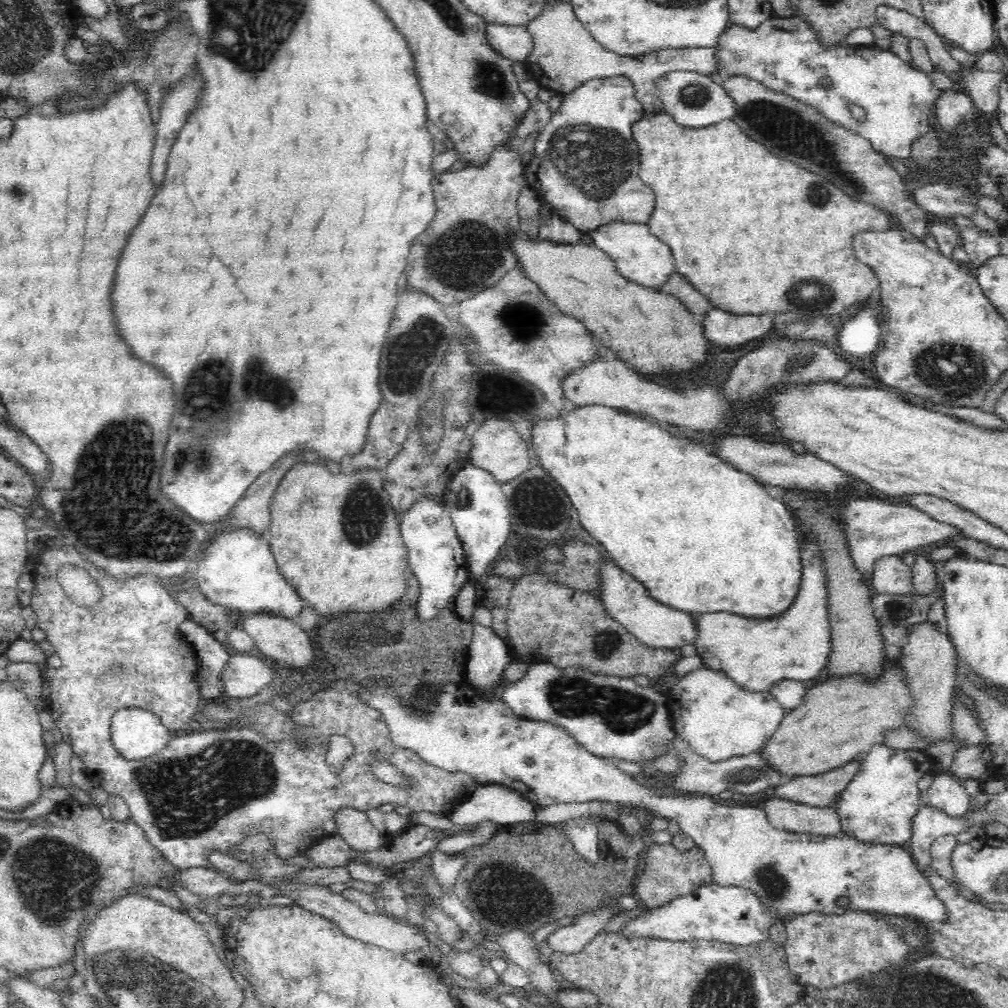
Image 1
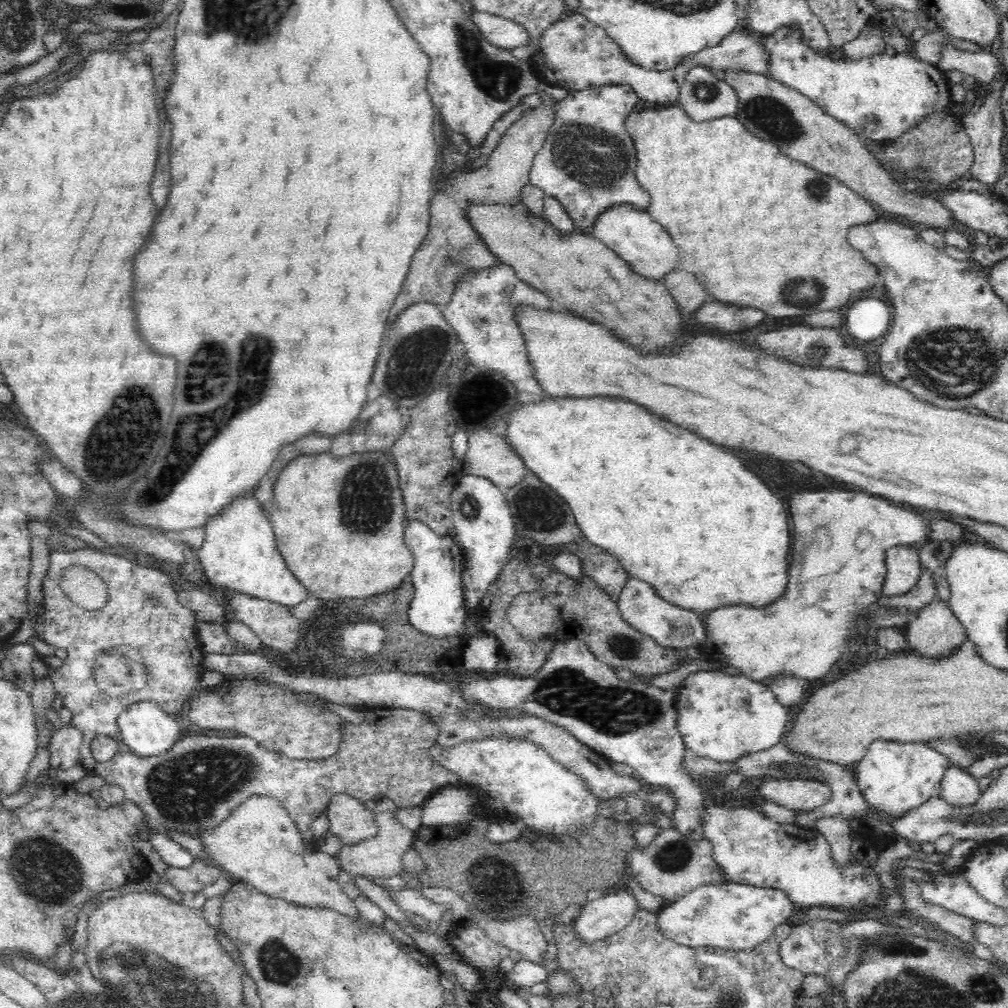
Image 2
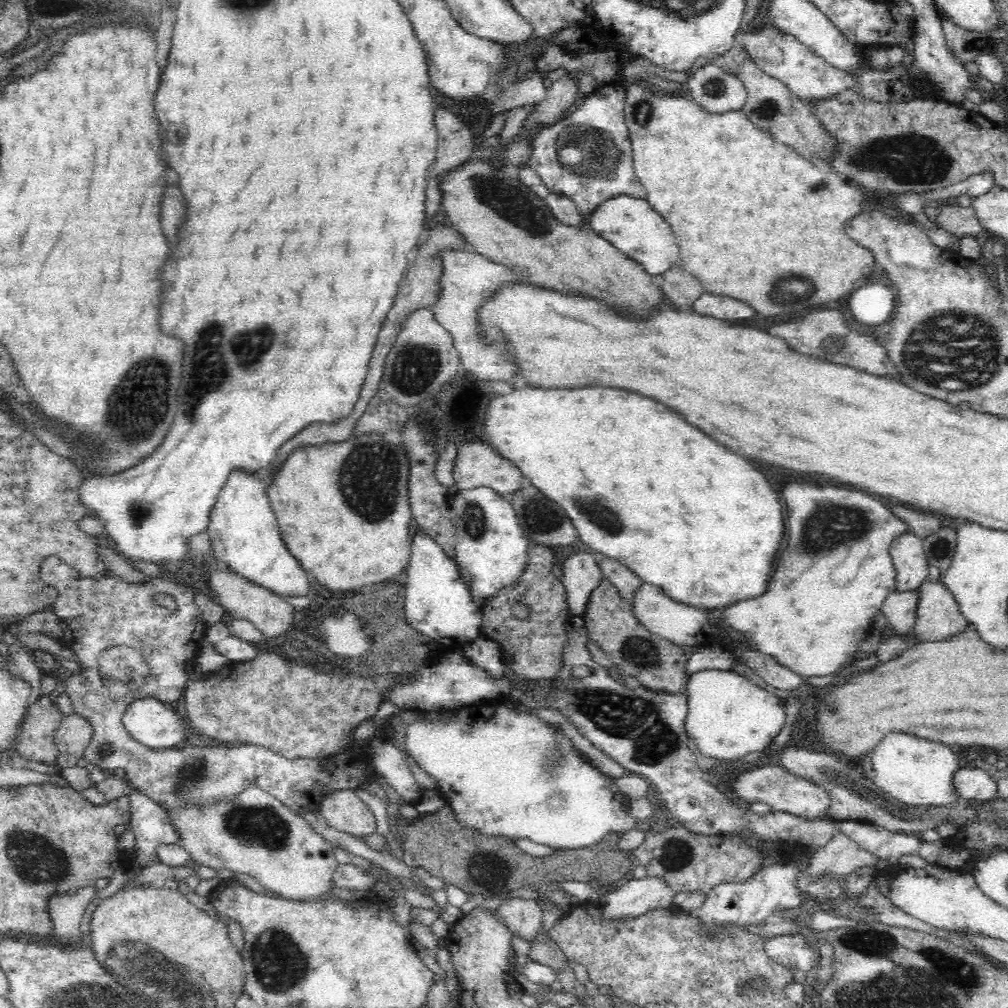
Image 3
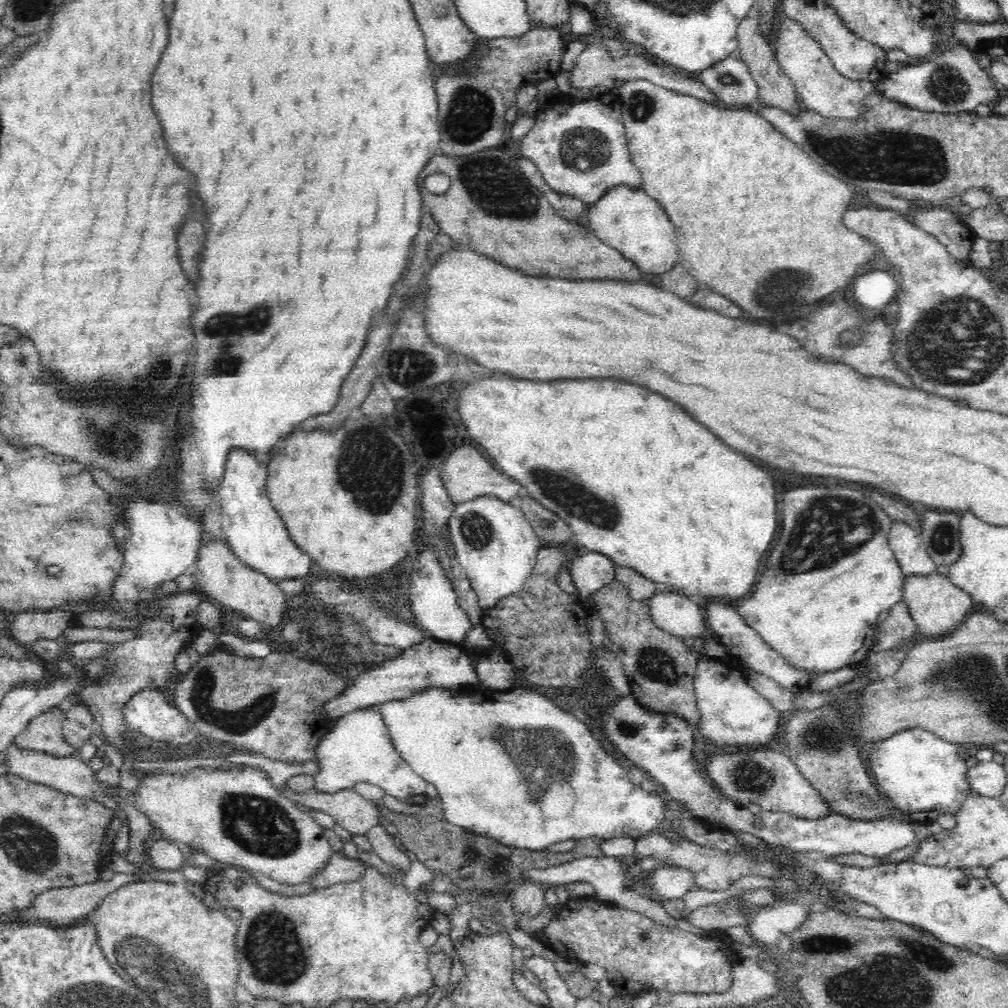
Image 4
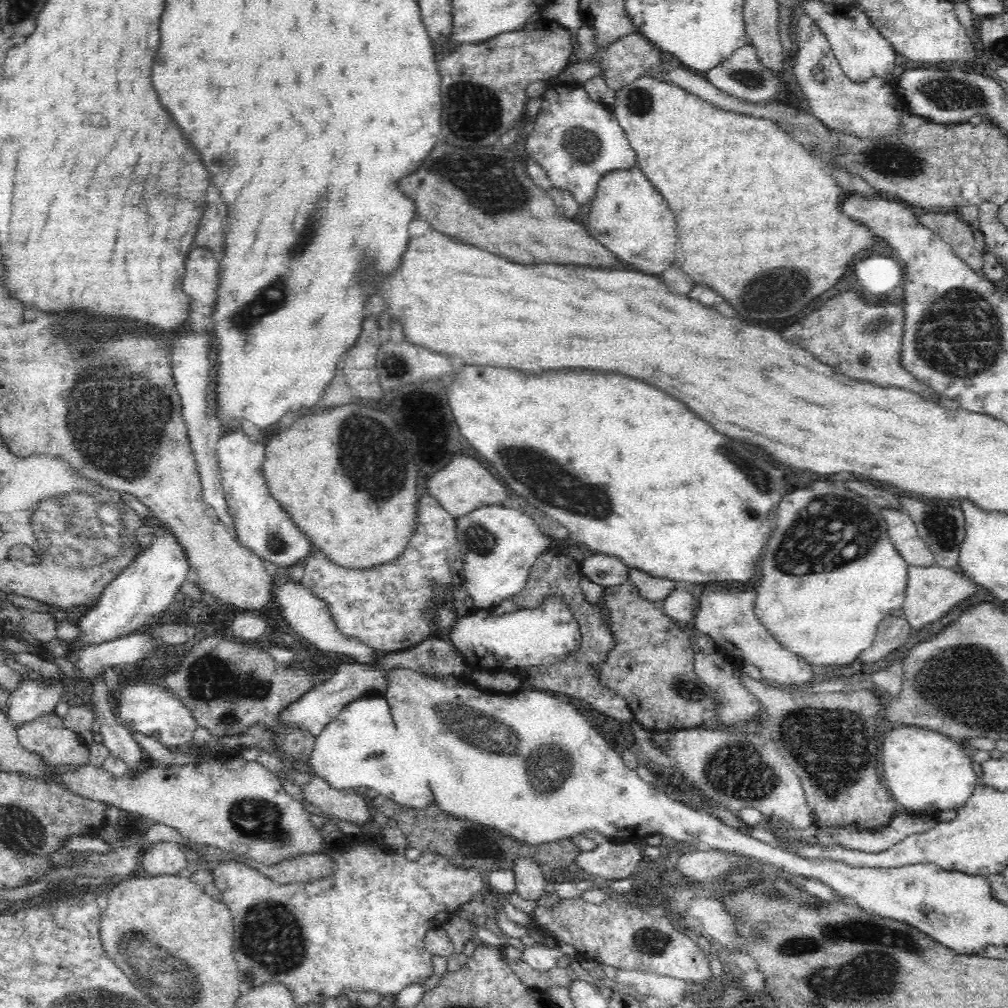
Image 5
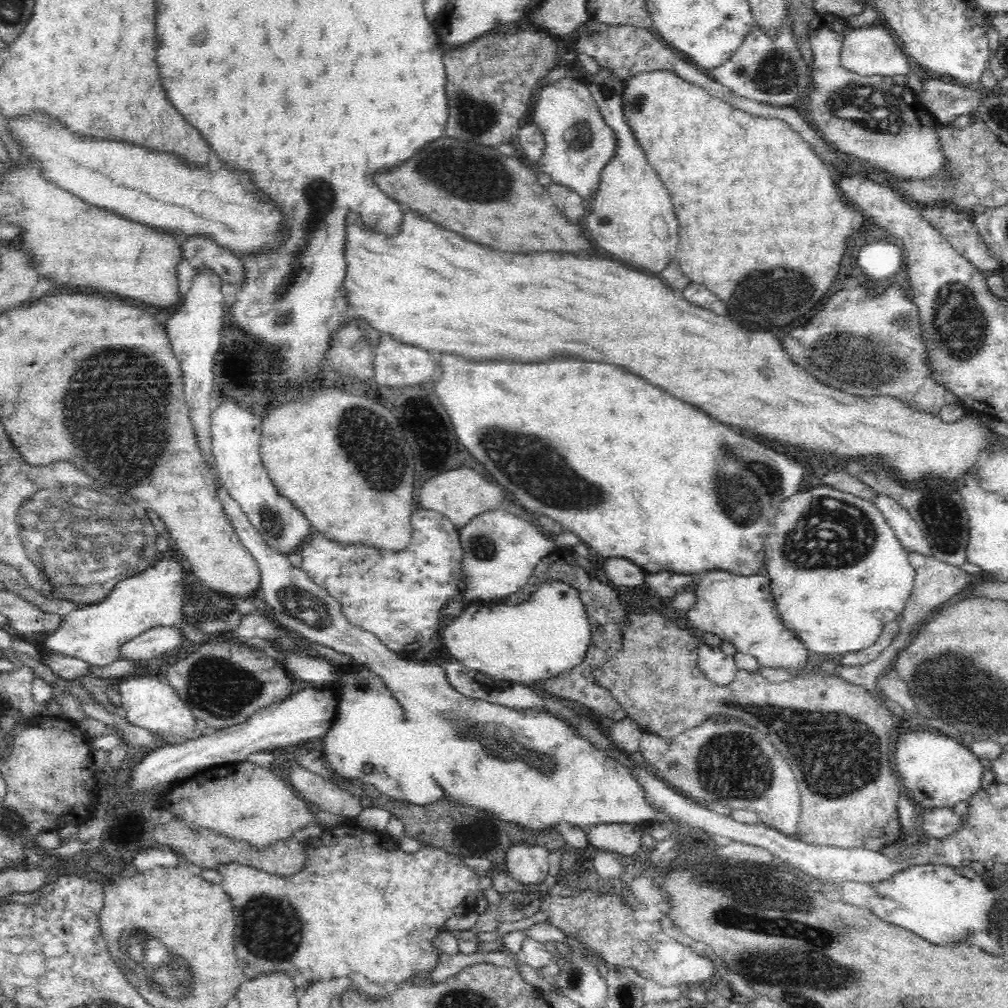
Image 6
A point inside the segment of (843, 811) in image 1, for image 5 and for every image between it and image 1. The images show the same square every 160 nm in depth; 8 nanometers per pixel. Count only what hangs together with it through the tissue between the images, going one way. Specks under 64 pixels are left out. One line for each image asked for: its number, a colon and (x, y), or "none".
2: (894, 777)
3: (918, 772)
4: (923, 776)
5: (928, 773)

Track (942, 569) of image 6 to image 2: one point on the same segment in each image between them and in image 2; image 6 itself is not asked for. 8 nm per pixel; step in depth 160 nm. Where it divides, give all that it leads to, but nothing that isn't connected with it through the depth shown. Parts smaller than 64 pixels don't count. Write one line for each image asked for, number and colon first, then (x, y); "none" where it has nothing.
2: (935, 632)
3: (939, 618)
4: (937, 606)
5: (932, 591)

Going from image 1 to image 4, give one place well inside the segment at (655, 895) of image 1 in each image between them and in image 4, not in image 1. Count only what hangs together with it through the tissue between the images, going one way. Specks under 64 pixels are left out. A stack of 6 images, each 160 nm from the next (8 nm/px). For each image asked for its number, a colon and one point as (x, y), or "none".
2: (672, 865)
3: (688, 862)
4: (715, 870)

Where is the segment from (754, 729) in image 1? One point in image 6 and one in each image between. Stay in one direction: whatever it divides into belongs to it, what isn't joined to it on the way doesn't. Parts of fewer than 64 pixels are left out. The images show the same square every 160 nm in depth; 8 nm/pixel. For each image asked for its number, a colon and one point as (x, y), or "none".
2: (723, 717)
3: (728, 716)
4: (733, 713)
5: (735, 705)
6: (719, 668)

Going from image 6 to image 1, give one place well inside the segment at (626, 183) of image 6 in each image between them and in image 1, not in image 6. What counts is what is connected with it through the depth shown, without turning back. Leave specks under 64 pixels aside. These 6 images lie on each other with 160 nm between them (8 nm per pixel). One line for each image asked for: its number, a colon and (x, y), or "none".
1: (638, 254)
2: (647, 248)
3: (629, 223)
4: (637, 226)
5: (625, 216)

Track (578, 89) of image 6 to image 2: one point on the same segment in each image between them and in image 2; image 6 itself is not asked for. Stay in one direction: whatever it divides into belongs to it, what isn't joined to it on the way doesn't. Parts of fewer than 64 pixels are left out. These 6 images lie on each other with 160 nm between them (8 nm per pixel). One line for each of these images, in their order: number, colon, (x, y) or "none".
2: (572, 166)
3: (587, 157)
4: (581, 150)
5: (576, 140)

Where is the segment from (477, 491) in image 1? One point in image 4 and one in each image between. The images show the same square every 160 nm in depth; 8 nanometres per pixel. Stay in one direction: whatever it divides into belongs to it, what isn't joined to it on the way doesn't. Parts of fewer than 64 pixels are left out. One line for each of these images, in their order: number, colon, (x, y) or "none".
2: (483, 526)
3: (491, 550)
4: (497, 548)

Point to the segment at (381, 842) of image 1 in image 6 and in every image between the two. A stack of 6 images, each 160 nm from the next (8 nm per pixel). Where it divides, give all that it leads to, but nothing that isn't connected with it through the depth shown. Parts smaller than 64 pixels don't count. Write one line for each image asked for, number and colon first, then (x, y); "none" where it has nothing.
2: (348, 818)
3: (344, 811)
4: (353, 812)
5: (349, 805)
6: (331, 798)

